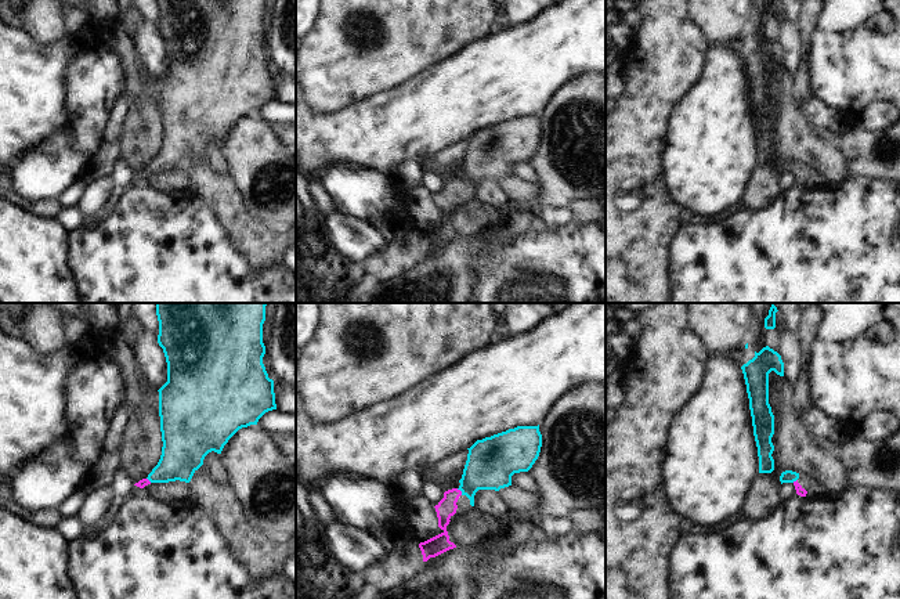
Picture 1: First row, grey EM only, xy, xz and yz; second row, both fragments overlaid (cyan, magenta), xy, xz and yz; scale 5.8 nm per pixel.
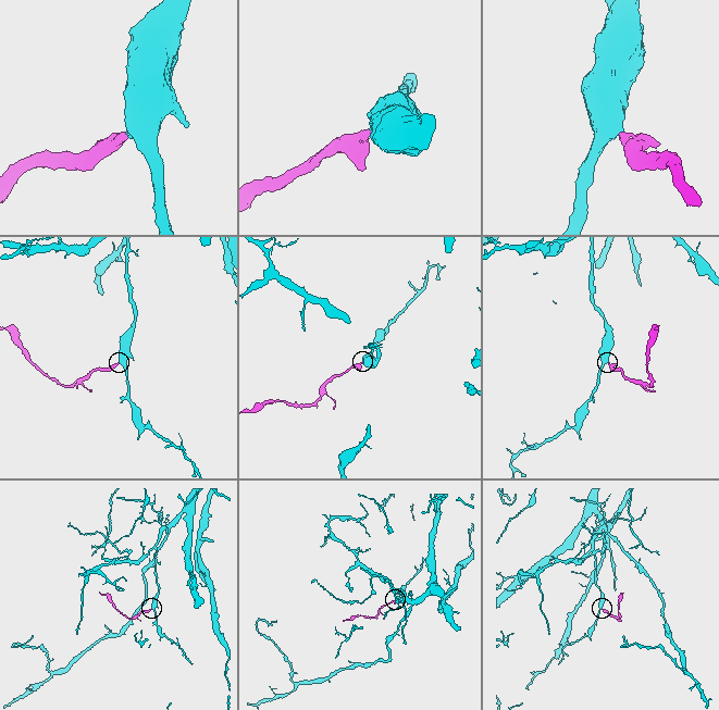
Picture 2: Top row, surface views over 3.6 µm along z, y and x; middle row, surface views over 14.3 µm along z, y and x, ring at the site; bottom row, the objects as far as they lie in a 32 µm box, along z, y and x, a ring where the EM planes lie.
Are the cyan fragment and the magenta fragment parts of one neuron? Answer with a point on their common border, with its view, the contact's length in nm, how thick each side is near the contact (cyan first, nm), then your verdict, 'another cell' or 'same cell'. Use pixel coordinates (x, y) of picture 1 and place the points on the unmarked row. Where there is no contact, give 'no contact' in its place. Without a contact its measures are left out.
xz (461, 180) | 50 nm | 280/110 nm | same cell

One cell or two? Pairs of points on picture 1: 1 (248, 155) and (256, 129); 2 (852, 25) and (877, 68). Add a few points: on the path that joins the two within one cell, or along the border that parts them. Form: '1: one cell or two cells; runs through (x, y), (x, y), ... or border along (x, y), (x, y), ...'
1: one cell; runs through (249, 148), (250, 136)
2: one cell; runs through (863, 36), (877, 50), (877, 57)

